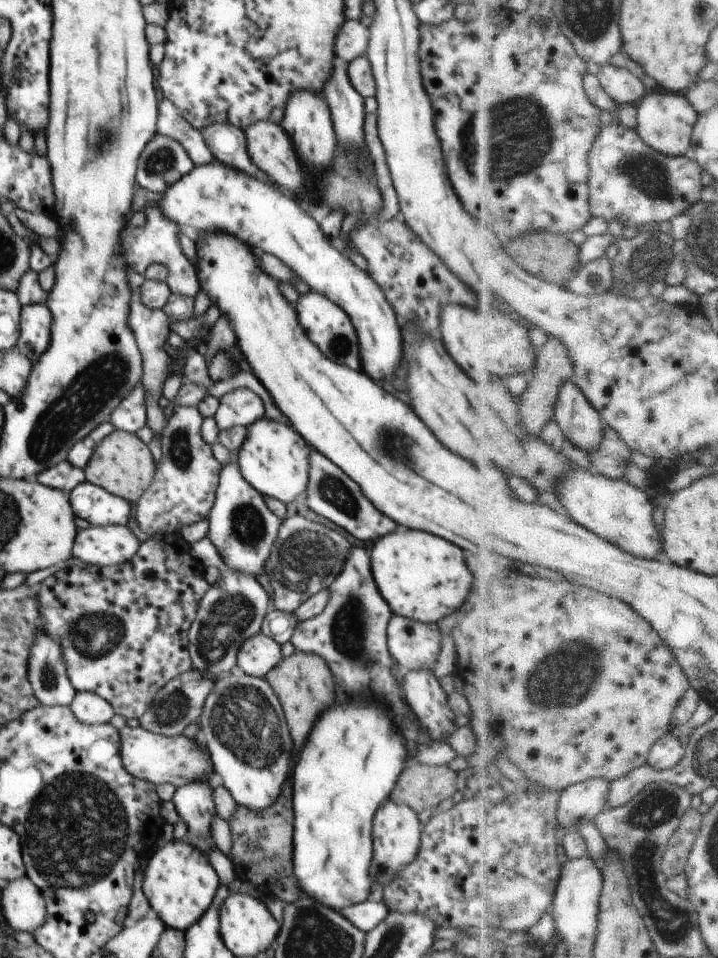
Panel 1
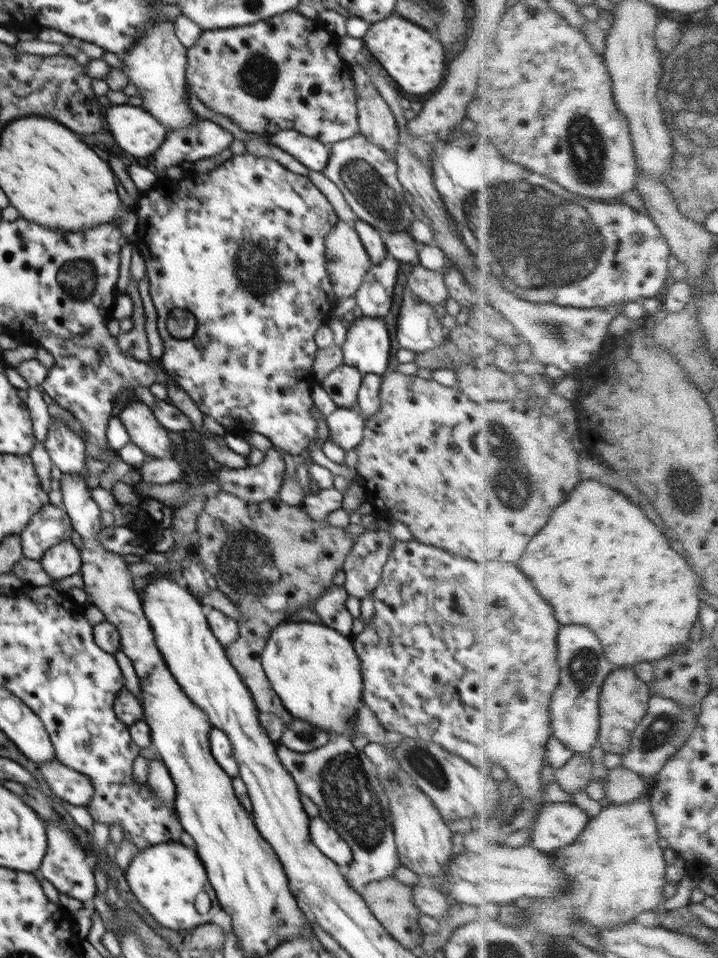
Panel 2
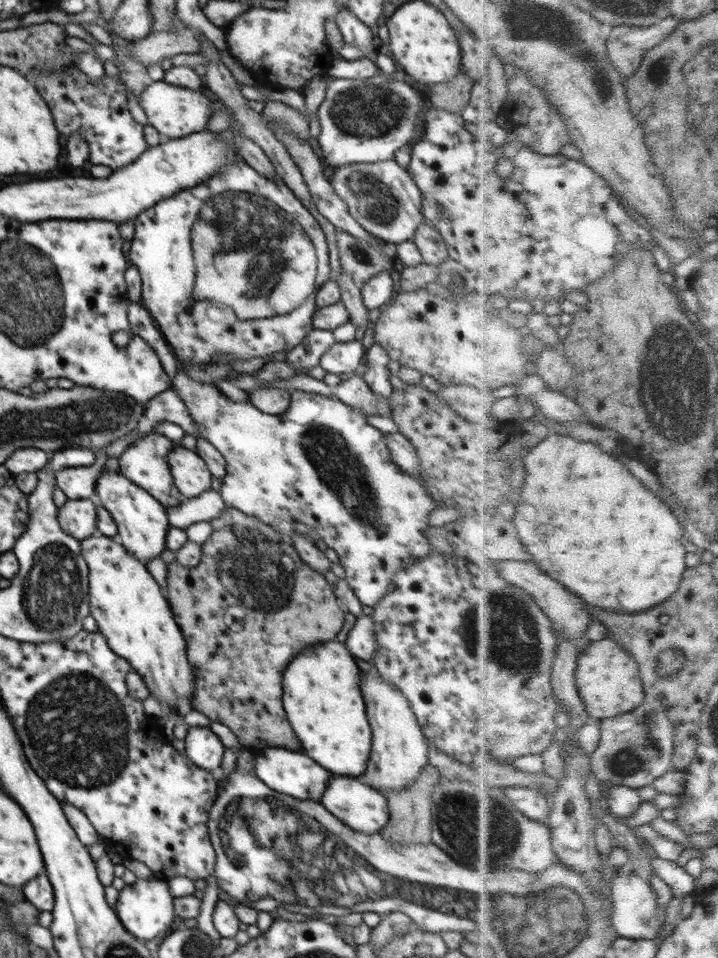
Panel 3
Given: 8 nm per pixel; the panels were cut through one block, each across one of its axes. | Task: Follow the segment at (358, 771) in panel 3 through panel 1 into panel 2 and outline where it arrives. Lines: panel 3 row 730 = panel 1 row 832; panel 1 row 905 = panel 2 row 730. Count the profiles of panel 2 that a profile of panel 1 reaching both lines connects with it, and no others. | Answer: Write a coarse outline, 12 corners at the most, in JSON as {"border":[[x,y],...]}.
{"border":[[270,632],[261,665],[284,708],[331,737],[363,702],[350,637]]}

